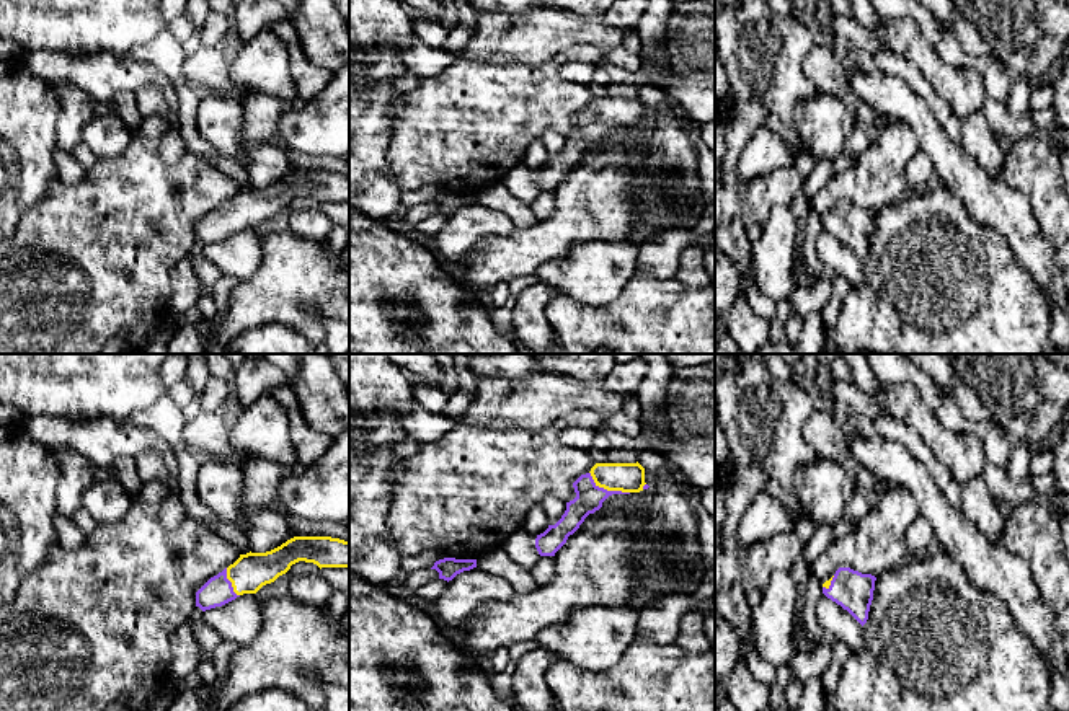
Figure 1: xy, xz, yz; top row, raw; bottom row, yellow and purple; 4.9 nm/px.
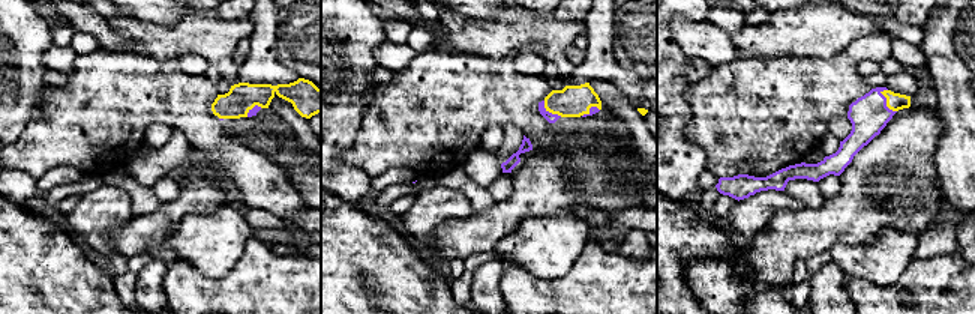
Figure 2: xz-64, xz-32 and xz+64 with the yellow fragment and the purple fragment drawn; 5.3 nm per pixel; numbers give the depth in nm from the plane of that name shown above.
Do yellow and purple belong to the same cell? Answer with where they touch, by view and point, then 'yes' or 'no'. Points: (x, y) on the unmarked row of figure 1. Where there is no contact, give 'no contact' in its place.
xz (607, 124) | yes

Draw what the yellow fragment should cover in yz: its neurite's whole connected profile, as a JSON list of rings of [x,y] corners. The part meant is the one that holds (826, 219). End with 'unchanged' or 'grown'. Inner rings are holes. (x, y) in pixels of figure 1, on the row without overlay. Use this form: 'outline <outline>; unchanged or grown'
outline [[[839,202],[823,219],[823,228],[847,245],[862,261],[868,254],[876,212],[850,202]]]; grown

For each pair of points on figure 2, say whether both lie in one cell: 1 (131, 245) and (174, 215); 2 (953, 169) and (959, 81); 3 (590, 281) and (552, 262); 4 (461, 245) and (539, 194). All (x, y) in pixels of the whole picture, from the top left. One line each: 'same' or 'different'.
1: same
2: same
3: different
4: same

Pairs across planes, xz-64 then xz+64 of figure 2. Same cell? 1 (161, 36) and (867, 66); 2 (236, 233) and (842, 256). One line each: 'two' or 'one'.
1: two
2: one

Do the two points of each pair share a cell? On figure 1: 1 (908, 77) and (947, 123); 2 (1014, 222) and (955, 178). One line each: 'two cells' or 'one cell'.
1: one cell
2: one cell

